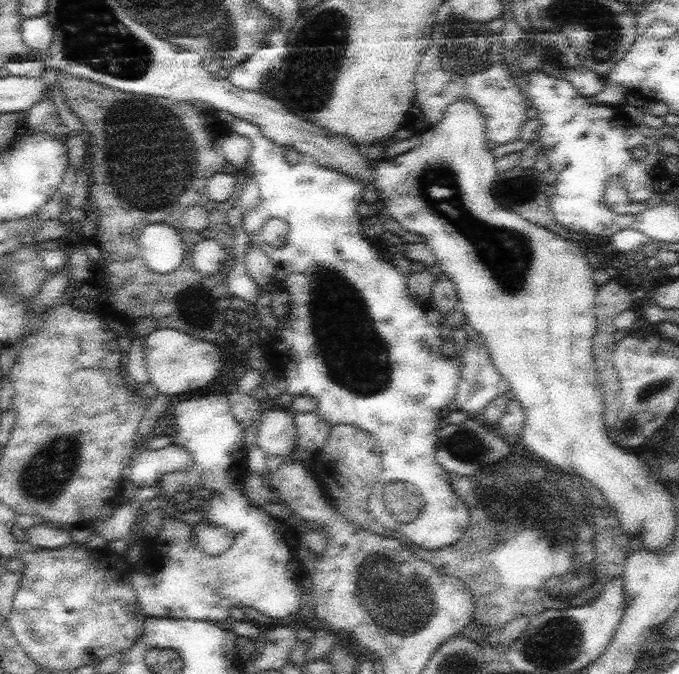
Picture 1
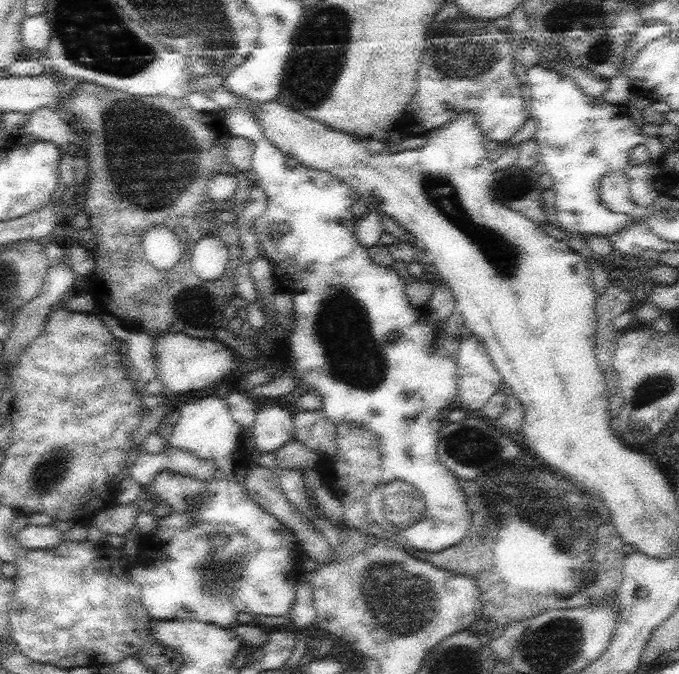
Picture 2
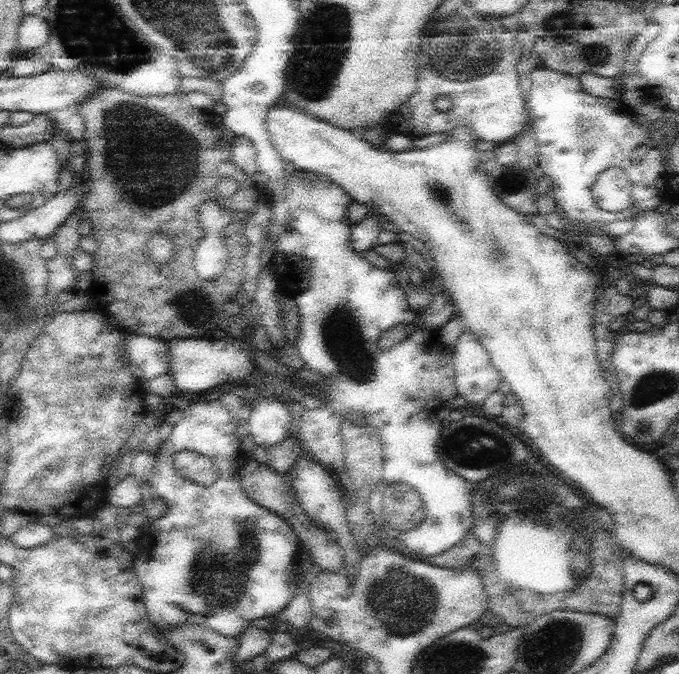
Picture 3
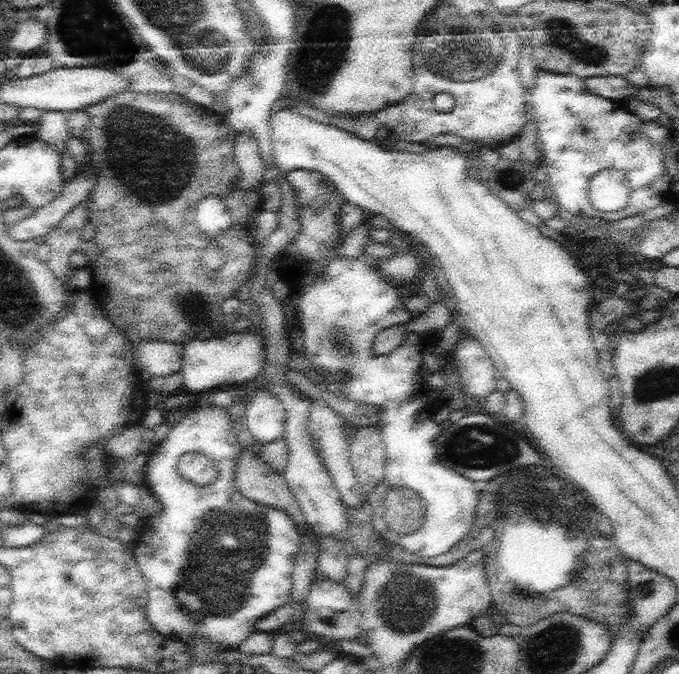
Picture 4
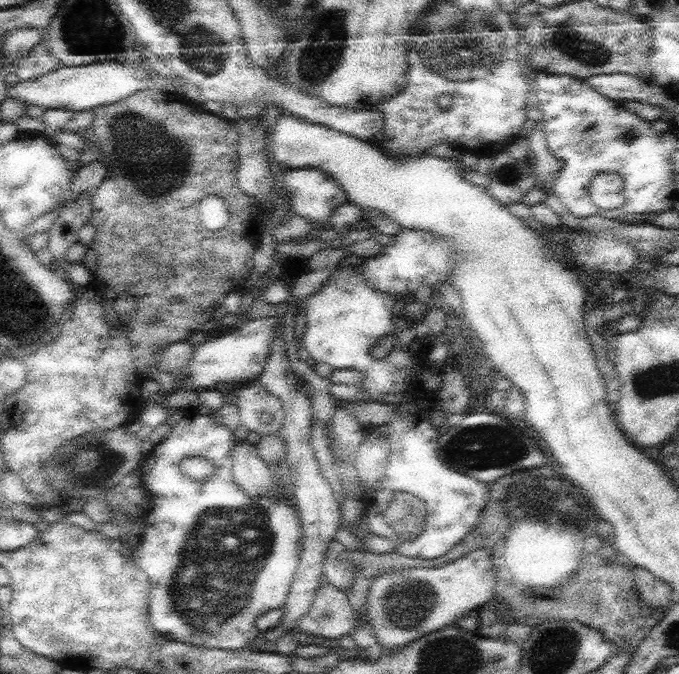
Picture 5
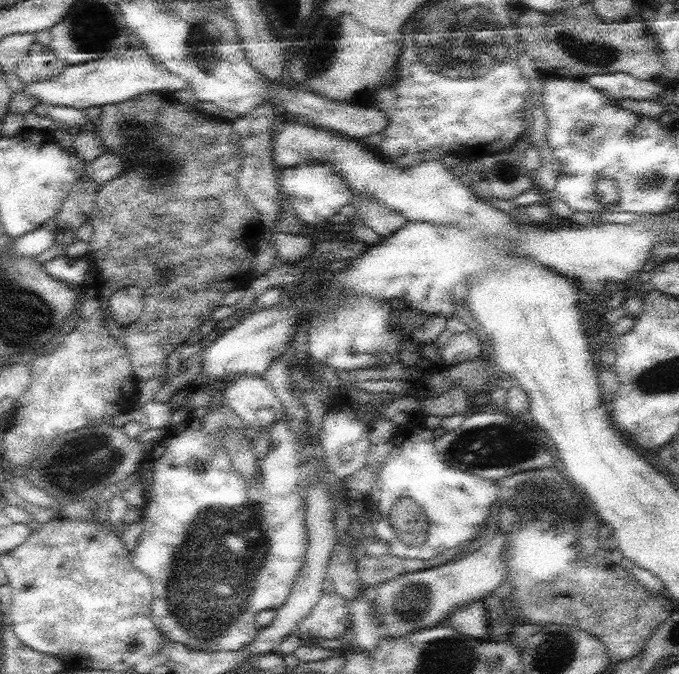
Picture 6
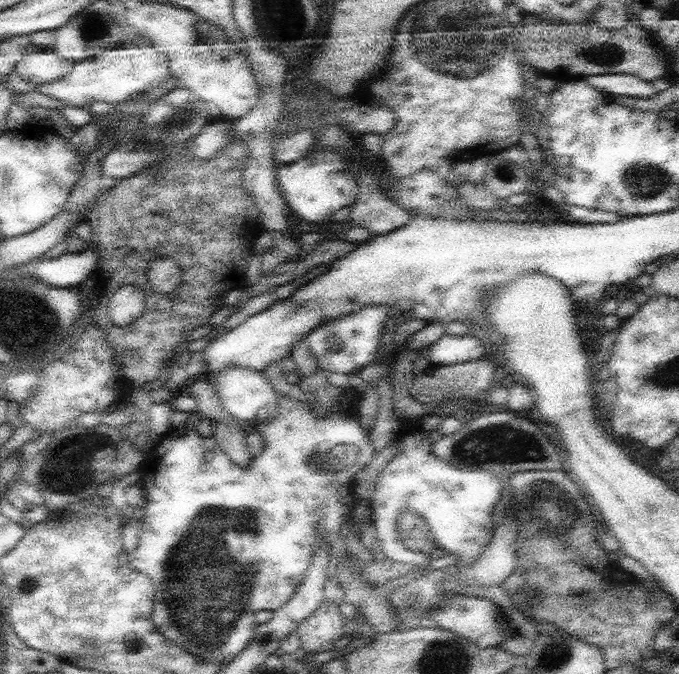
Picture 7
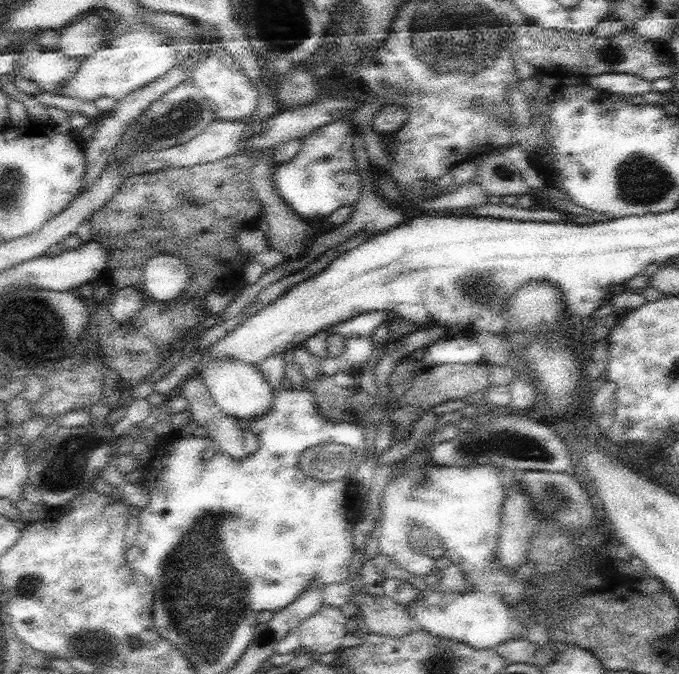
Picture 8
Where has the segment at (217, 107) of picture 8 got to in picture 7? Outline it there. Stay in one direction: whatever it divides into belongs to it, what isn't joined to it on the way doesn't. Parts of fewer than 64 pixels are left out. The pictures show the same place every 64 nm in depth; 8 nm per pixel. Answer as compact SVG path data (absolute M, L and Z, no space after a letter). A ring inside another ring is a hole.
M144 1L132 9L123 10L129 32L150 38L154 49L166 54L173 76L178 76L181 85L194 90L206 103L213 102L220 109L220 118L234 121L246 116L256 106L260 87L247 56L236 51L220 25L210 24L202 15L170 3Z

